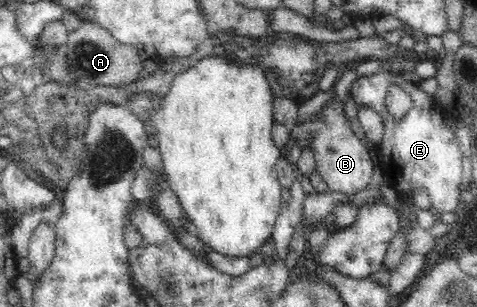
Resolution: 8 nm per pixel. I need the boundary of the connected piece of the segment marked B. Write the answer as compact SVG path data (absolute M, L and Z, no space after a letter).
M330 98L315 114L301 117L298 123L291 126L289 132L291 142L296 139L301 148L309 145L313 149L316 173L322 177L329 191L350 196L368 187L374 171L374 161L368 146L352 131L342 102Z

